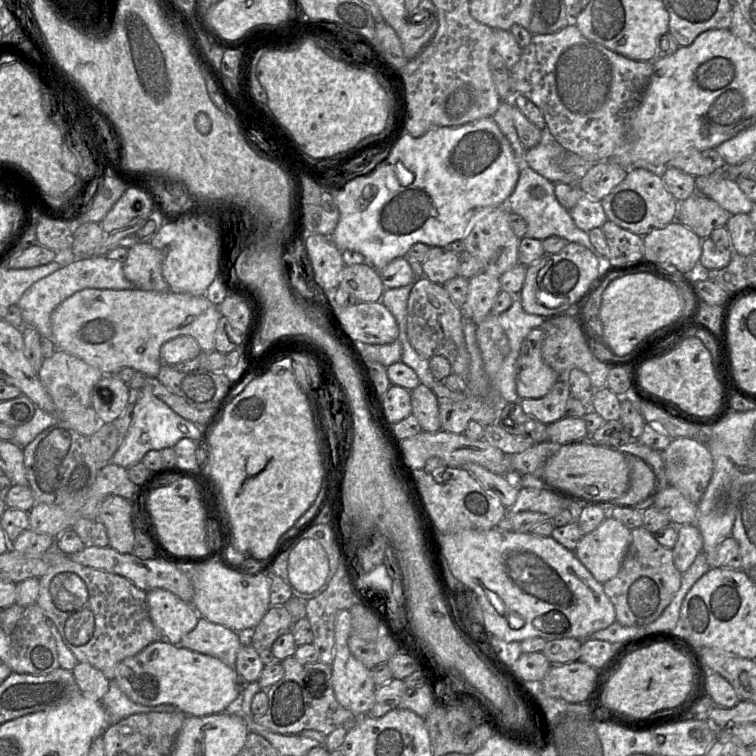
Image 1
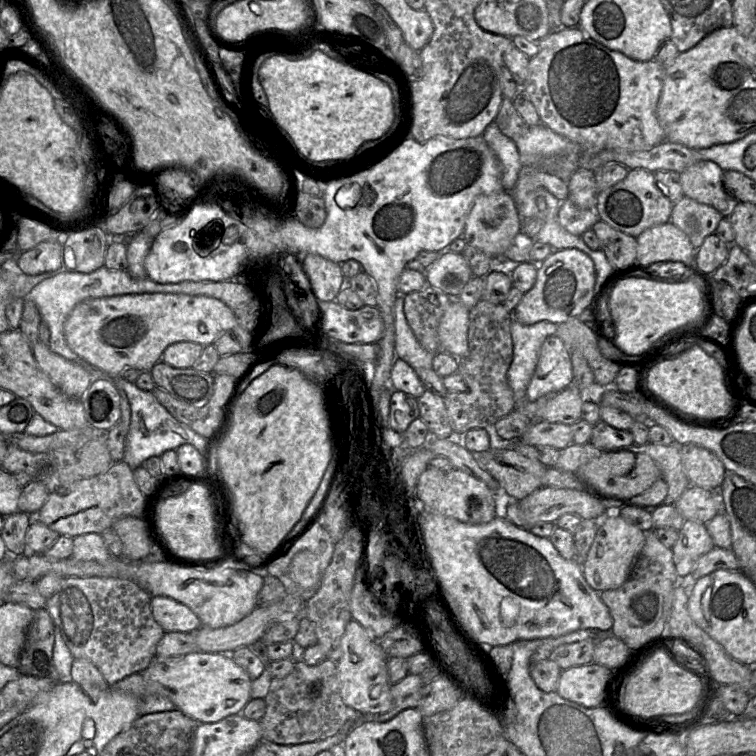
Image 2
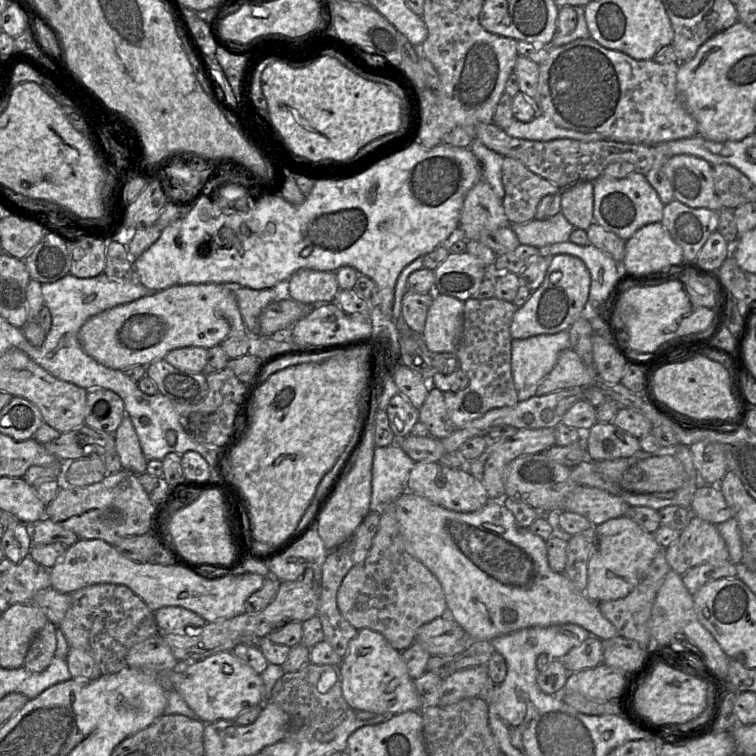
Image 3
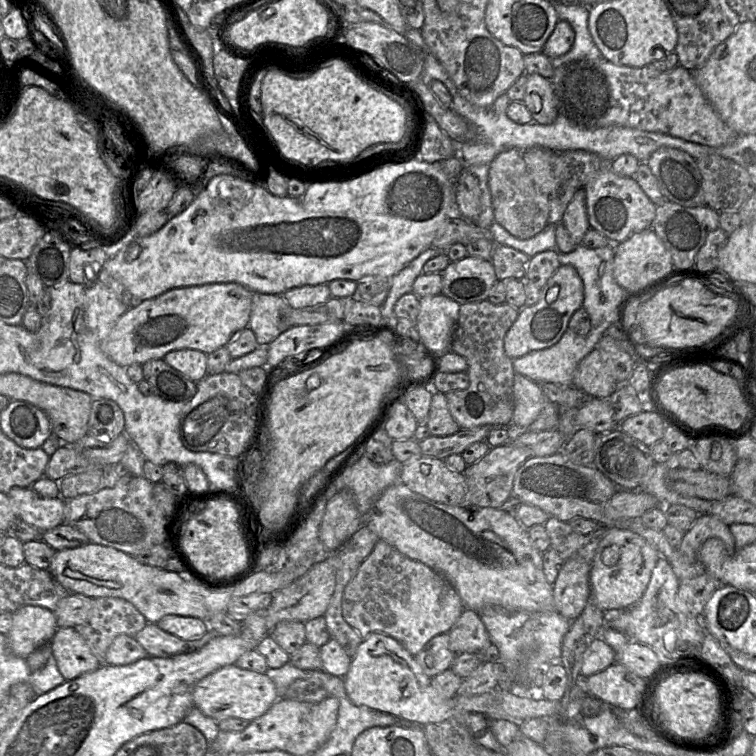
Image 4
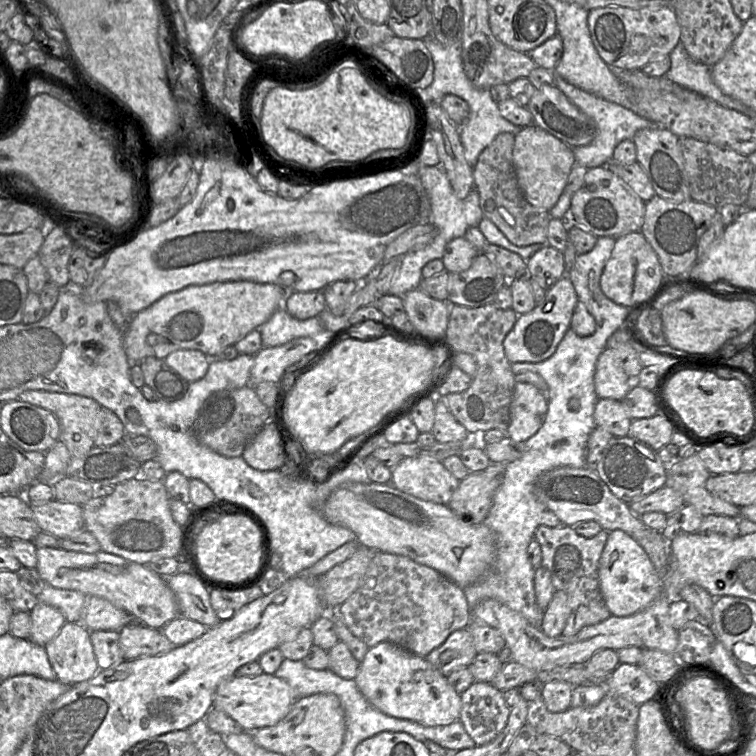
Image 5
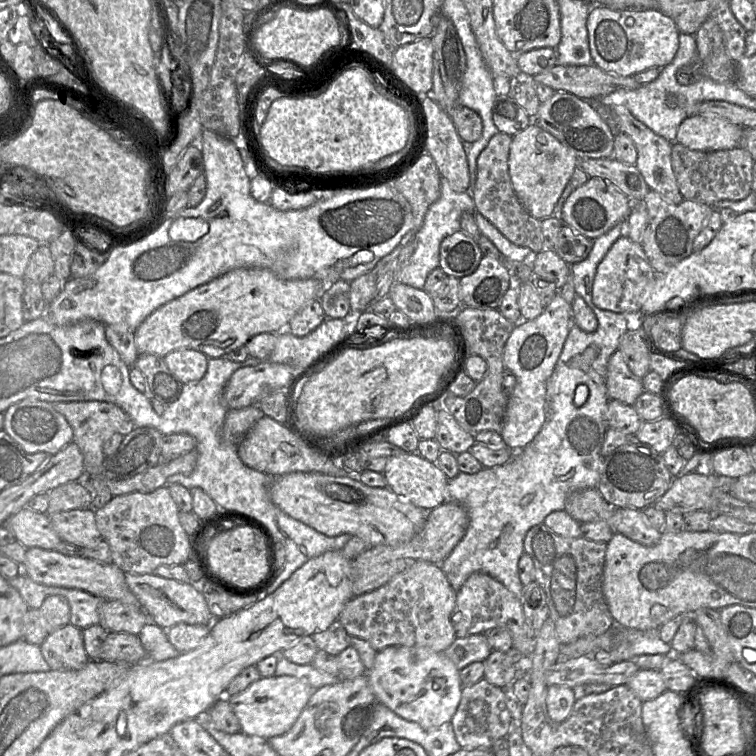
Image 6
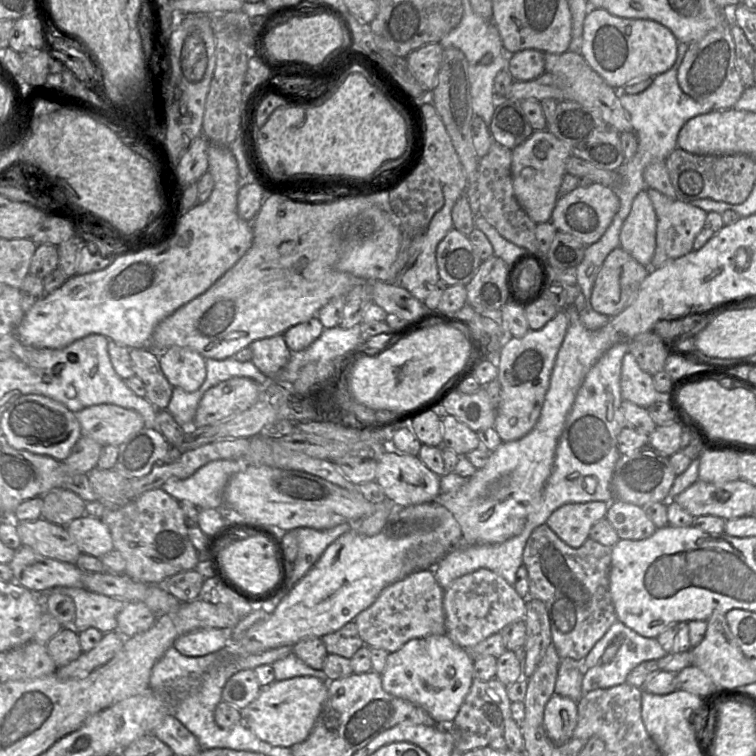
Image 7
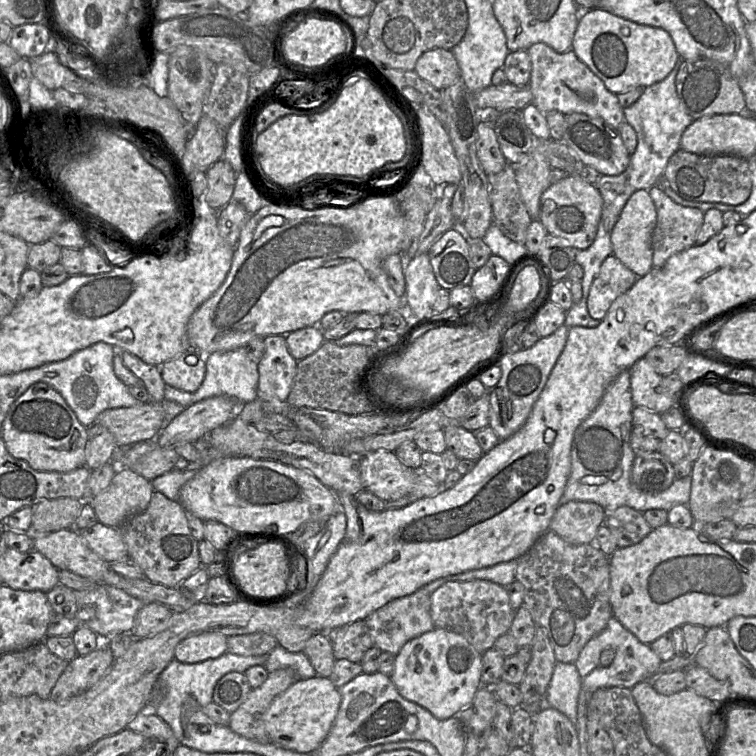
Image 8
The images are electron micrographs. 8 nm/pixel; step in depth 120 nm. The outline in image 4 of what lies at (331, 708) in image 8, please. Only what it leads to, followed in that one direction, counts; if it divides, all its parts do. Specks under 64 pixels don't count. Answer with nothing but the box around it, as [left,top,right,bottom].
[193,664,277,721]

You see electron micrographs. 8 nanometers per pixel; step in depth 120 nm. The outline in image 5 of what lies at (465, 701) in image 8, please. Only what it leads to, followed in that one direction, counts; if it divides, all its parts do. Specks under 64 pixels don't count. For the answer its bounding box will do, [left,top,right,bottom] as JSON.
[354,642,461,727]

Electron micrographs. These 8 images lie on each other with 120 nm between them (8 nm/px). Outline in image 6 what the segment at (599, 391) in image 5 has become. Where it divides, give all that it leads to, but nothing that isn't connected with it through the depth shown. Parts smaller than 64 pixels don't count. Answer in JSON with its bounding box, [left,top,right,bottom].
[606,349,644,406]

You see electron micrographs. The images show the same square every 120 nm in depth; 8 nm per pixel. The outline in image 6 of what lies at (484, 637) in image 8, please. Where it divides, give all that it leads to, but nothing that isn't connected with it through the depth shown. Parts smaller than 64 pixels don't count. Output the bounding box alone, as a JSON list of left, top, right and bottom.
[452,572,535,661]

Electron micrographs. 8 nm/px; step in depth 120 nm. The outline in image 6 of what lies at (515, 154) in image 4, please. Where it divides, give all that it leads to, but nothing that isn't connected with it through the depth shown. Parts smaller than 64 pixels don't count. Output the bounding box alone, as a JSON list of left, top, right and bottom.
[471,134,543,254]

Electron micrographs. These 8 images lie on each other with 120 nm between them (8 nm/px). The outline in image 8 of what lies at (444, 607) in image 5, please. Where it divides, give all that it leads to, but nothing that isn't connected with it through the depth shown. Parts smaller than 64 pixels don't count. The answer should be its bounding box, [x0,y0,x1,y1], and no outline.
[364,587,435,655]

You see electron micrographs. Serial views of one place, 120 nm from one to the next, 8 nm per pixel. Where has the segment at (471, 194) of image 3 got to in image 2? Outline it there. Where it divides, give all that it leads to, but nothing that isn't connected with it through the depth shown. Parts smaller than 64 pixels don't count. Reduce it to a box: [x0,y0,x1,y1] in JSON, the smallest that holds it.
[462,191,521,259]

